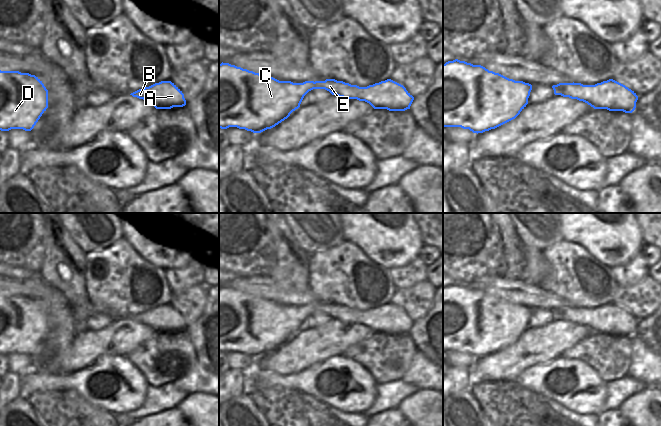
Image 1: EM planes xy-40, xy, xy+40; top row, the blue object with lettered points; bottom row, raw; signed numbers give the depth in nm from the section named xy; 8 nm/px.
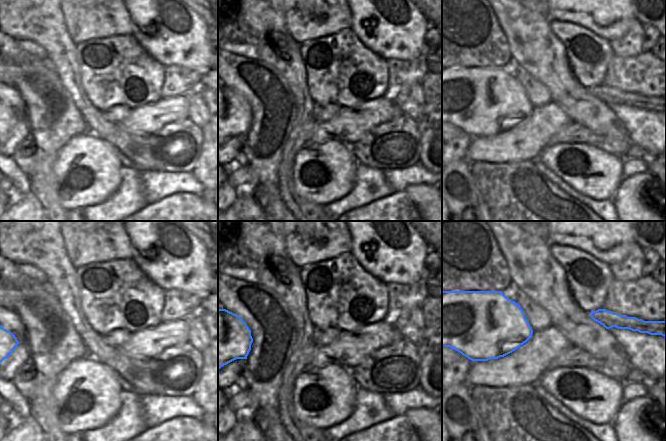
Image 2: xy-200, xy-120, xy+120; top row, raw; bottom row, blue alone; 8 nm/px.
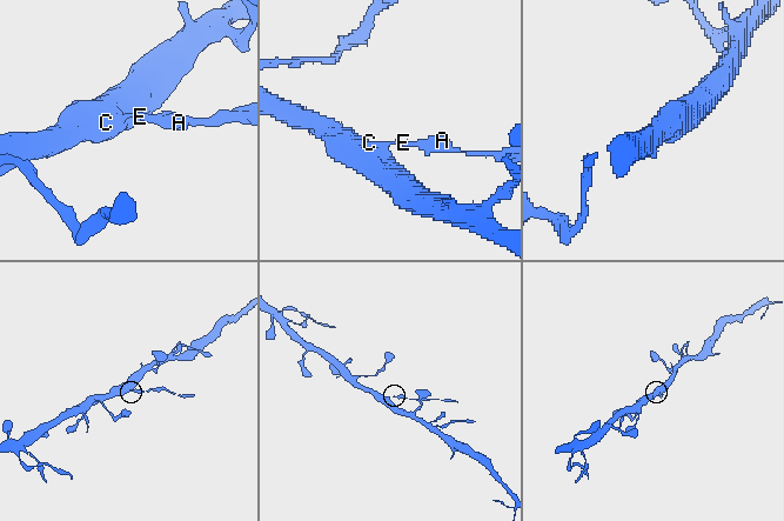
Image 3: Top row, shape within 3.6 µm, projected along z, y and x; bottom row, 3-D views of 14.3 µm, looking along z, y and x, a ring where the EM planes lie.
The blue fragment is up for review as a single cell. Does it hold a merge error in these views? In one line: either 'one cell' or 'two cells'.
two cells

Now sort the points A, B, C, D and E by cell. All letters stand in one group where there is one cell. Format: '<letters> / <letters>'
A B E / C D

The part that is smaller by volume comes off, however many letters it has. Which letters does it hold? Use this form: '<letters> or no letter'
A, B, E

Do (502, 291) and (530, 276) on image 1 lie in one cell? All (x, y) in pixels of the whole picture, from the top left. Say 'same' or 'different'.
different

